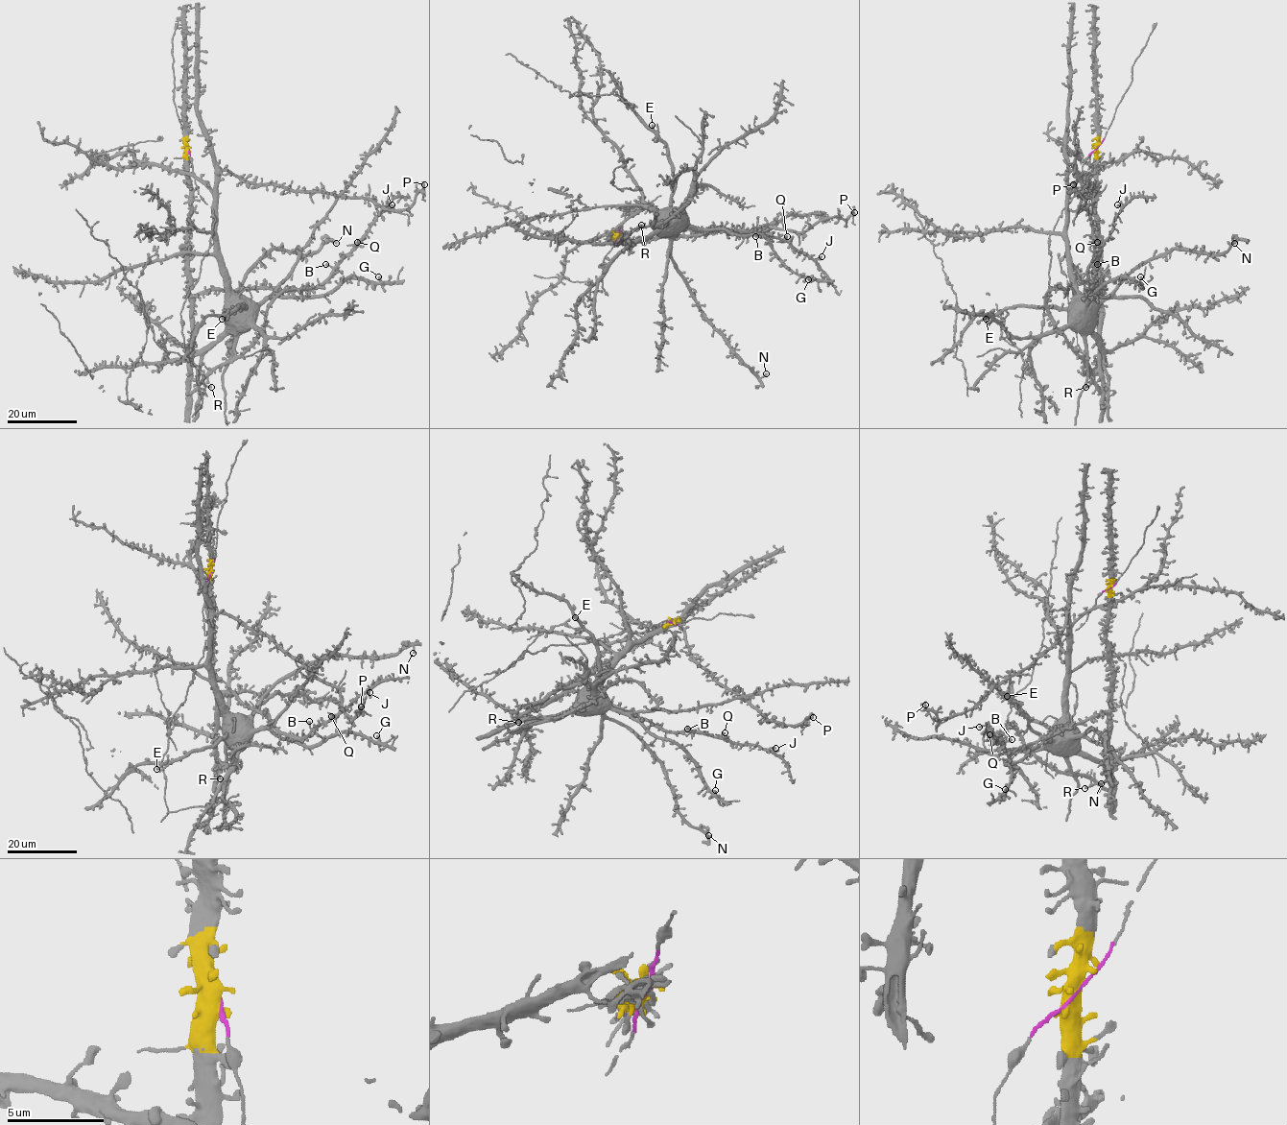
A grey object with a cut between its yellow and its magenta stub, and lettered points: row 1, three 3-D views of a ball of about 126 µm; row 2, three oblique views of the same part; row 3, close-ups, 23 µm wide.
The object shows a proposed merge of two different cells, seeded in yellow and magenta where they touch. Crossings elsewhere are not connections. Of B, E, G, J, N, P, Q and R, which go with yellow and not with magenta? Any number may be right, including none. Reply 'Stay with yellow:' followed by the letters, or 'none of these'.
Stay with yellow: B, J, Q, R

